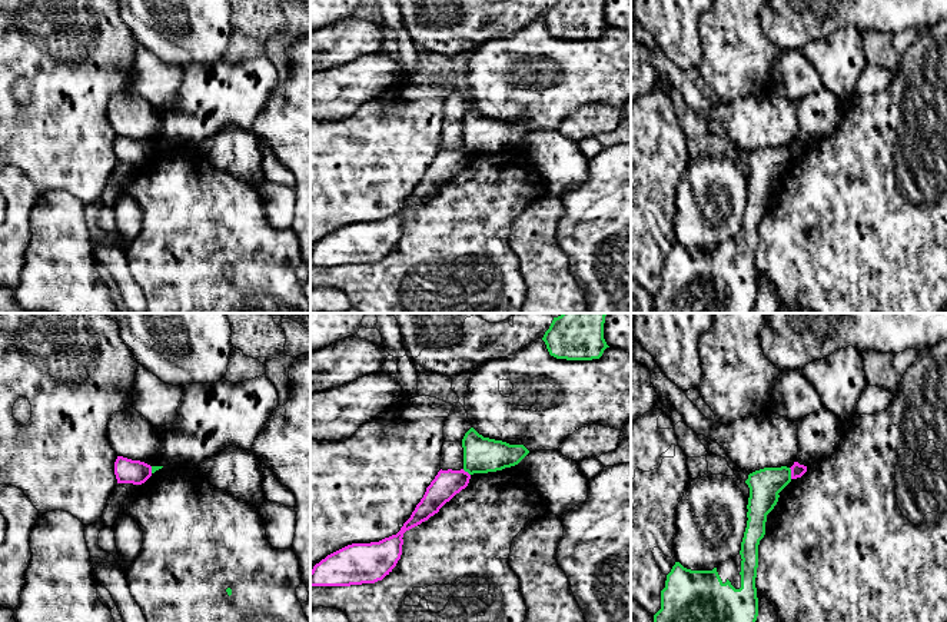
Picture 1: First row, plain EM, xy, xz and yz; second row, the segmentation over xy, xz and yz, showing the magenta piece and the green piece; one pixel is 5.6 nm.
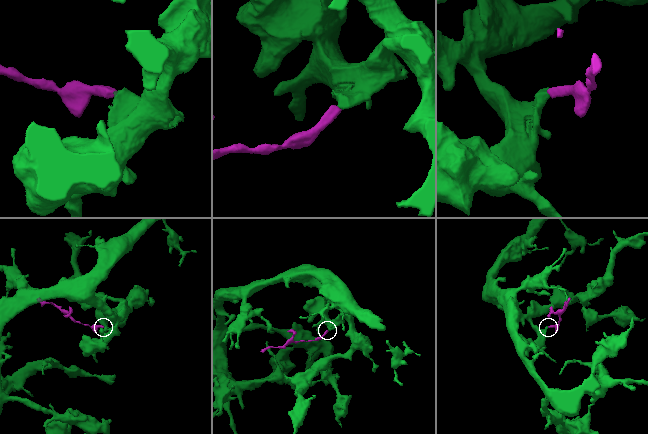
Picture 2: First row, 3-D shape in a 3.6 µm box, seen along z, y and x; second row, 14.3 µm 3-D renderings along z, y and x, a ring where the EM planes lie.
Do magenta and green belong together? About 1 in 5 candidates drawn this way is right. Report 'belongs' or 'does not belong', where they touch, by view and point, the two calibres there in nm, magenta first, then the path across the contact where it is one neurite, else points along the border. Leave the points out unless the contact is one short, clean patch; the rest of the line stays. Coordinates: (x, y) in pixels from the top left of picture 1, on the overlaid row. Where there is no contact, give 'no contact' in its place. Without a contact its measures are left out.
does not belong; meets magenta in yz at (791, 474); 80 nm thick on the magenta side, 180 nm on the other; border along yz (788, 468), (791, 478)

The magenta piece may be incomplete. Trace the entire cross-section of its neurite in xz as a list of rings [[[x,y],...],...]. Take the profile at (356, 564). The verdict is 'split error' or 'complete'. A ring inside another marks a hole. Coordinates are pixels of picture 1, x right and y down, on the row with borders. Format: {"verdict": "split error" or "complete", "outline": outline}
{"verdict": "complete", "outline": [[[441,469],[396,535],[379,542],[352,543],[328,555],[310,571],[310,586],[350,586],[382,581],[401,559],[403,533],[438,513],[468,486],[469,479],[471,475],[463,469]]]}

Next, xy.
{"verdict": "complete", "outline": [[[117,456],[114,462],[114,475],[117,483],[142,485],[152,476],[152,466],[140,460]]]}

